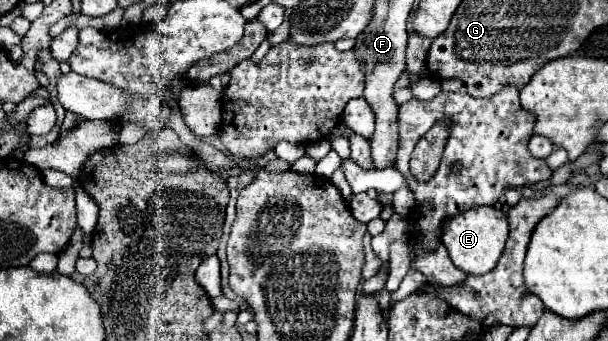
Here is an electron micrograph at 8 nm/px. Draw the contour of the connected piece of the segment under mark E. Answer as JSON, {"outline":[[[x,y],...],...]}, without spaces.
{"outline":[[[478,206],[478,208],[466,210],[446,220],[444,232],[442,232],[442,244],[446,246],[454,266],[474,276],[482,276],[482,274],[488,274],[488,270],[494,270],[506,246],[506,238],[508,238],[508,218],[500,208],[494,208],[494,206]]]}

